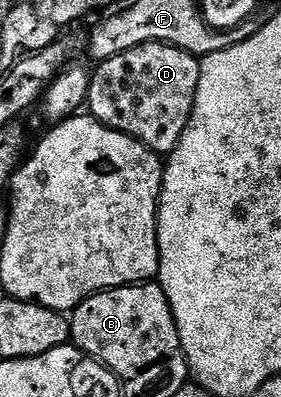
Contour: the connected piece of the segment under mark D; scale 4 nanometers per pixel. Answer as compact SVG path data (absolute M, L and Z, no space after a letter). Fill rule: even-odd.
M147 43L131 51L123 51L111 59L100 62L89 78L88 112L96 121L134 137L158 155L168 155L179 143L195 103L195 91L199 87L201 62L187 51L163 43Z

